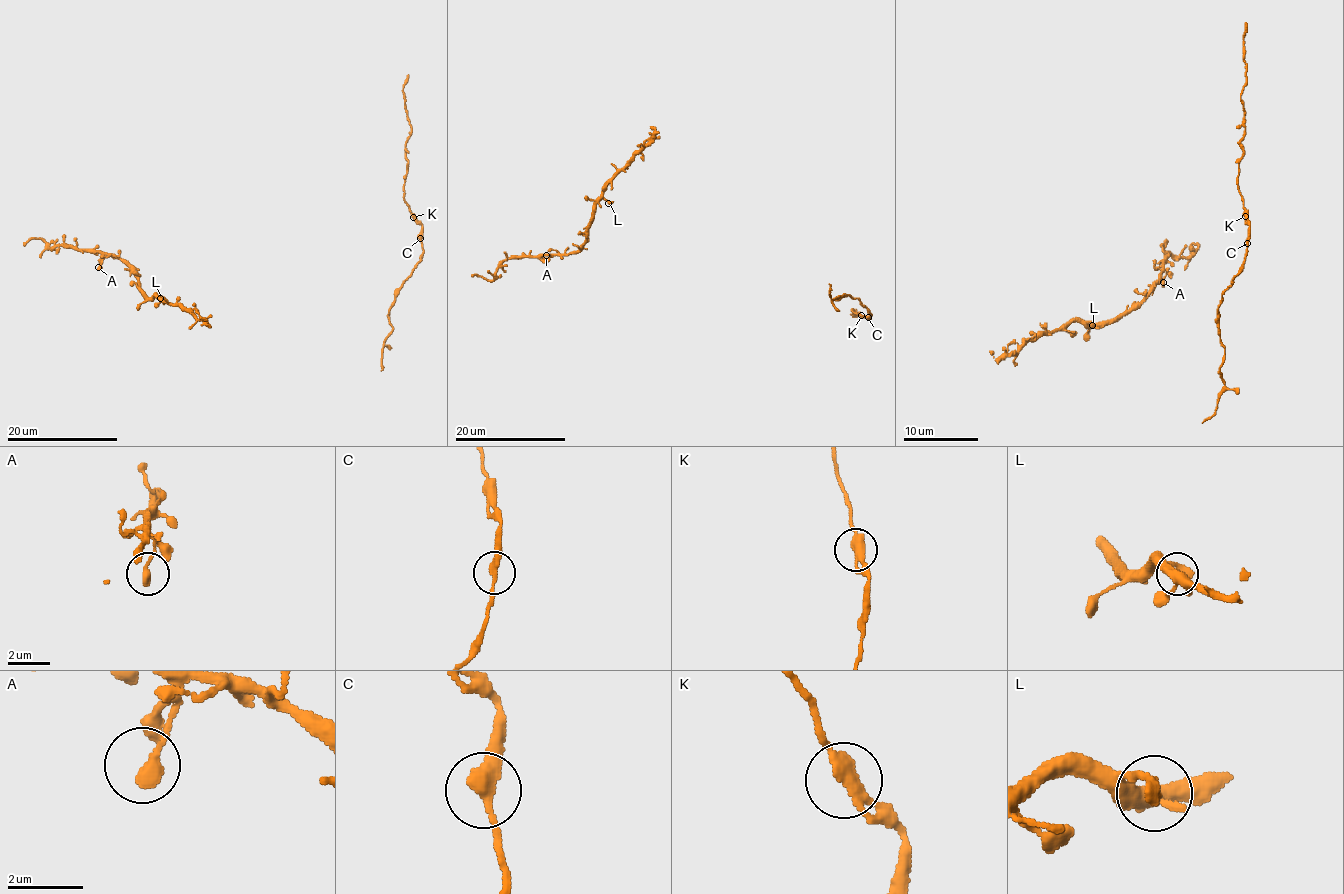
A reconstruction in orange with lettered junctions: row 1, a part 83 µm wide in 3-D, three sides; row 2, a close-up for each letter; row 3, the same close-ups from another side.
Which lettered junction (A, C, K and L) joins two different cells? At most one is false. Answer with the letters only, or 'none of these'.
none of these

